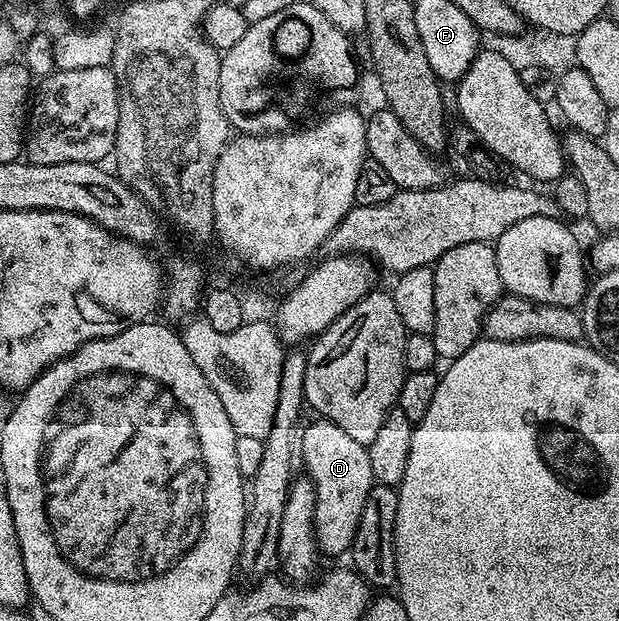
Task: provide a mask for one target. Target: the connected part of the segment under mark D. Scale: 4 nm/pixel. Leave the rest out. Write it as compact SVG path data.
M317 417L314 420L314 423L306 422L299 435L299 459L305 462L304 474L315 489L313 535L322 556L344 556L353 543L355 529L359 529L359 517L363 517L367 493L371 493L375 485L371 457L366 444L353 440L330 419Z

